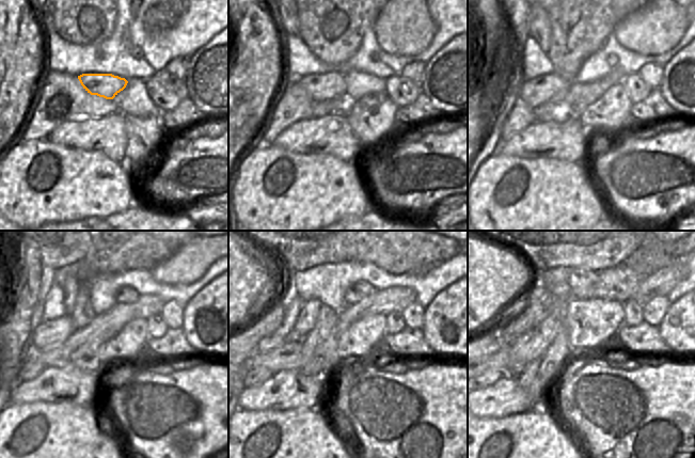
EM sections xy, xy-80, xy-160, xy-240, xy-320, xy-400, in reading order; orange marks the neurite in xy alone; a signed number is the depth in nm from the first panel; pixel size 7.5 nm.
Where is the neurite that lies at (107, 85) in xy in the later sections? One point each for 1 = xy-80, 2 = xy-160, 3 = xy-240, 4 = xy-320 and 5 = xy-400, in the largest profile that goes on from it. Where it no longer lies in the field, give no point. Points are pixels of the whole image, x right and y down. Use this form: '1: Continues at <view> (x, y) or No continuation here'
1: Continues at xy-80 (320, 87)
2: Continues at xy-160 (537, 92)
3: Continues at xy-240 (49, 335)
4: Continues at xy-320 (272, 342)
5: Continues at xy-400 (490, 345)

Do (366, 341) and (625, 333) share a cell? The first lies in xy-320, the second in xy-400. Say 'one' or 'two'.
two

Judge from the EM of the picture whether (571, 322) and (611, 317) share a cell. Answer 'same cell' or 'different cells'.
same cell

